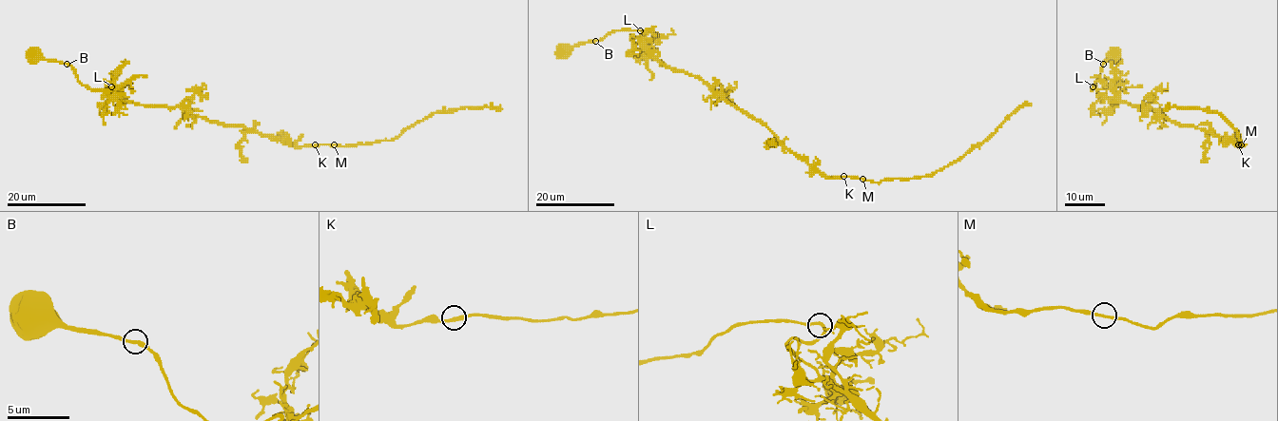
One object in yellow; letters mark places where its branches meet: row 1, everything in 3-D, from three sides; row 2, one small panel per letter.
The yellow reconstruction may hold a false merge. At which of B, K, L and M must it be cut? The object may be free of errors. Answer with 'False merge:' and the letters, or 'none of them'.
False merge: none of them

